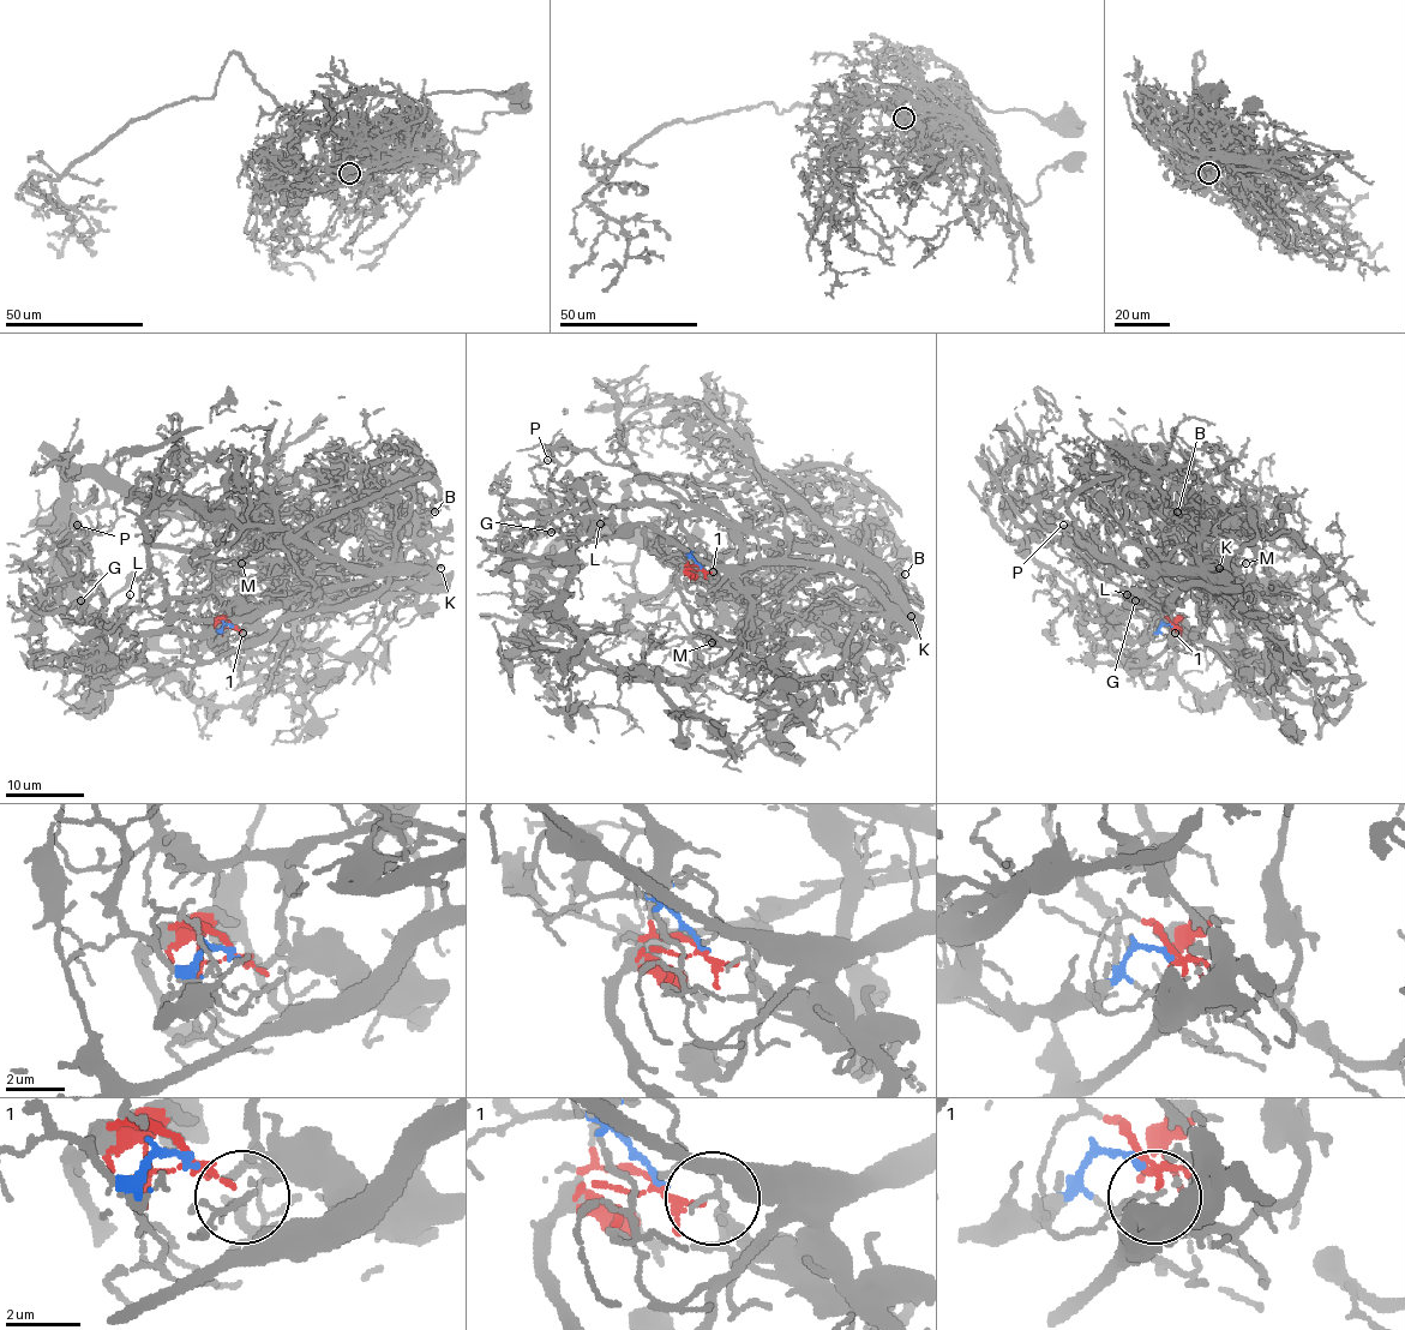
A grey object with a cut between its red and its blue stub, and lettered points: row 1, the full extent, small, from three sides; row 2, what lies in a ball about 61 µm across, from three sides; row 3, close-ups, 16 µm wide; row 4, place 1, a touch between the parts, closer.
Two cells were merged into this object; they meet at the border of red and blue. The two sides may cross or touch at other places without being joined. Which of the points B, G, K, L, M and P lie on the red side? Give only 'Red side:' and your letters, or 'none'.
Red side: M

